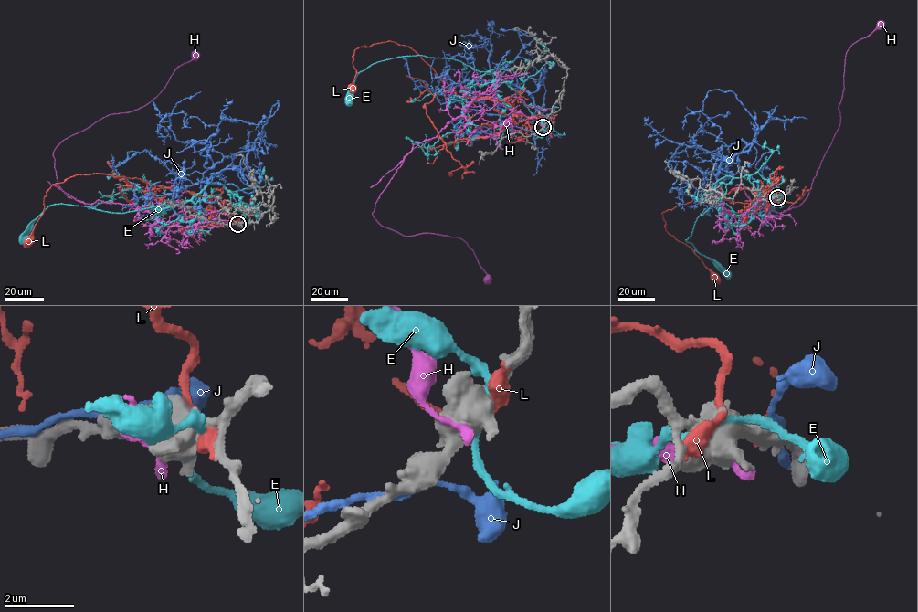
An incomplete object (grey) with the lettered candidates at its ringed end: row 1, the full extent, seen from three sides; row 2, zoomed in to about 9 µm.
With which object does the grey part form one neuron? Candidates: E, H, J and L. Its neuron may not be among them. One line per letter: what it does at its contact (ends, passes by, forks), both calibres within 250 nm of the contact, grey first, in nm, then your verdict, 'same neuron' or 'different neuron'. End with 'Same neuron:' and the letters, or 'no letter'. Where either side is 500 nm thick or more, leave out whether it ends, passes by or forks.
E: 500 nm thick on the grey side, 160 nm on the other; different neuron
H: it ends there; 480 nm thick on the grey side, 240 nm on the other; same neuron
J: it passes by; 460 nm thick on the grey side, 190 nm on the other; different neuron
L: it passes by; 480 nm thick on the grey side, 380 nm on the other; different neuron
Same neuron: H

